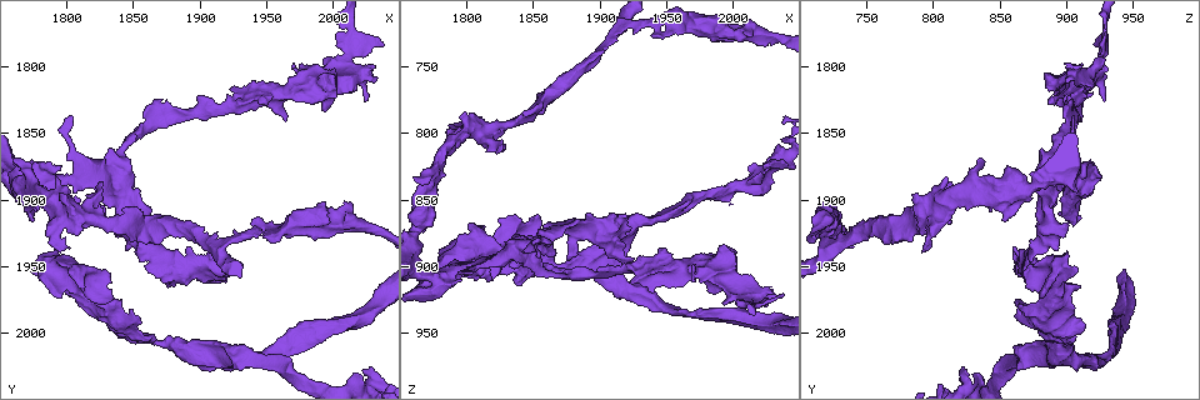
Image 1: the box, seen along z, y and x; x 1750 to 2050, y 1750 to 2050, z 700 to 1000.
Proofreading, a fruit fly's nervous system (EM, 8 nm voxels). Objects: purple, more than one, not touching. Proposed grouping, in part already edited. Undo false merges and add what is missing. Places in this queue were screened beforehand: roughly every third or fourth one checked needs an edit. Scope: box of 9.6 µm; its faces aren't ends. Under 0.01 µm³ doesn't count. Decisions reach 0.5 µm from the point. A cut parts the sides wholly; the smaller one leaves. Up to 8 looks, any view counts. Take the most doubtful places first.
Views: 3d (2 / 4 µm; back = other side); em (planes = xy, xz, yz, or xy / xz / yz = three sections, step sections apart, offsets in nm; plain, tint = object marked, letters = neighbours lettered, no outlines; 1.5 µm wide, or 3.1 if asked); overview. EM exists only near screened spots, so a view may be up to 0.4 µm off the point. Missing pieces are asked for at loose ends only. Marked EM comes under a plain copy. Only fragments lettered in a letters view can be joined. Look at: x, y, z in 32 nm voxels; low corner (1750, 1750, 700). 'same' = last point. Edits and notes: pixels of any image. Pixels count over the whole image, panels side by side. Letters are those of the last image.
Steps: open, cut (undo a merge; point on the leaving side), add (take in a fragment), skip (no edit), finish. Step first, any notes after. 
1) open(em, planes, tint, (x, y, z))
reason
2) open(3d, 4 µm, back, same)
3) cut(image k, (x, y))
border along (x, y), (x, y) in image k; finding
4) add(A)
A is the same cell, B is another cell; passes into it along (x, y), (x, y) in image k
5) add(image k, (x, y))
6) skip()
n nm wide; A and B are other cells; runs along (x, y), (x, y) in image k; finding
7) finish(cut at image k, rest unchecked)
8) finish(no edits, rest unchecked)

open(3d, 4 µm, (1780, 1948, 898))
thick turns thin

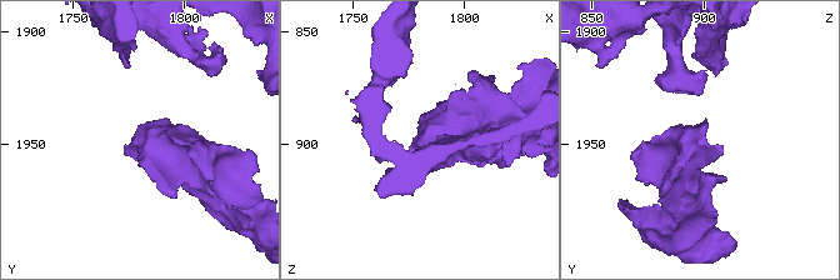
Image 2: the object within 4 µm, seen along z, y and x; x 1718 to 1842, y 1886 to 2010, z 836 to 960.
open(em, xy, step 4, tint, (1783, 1951, 897))
shape alone is not enough

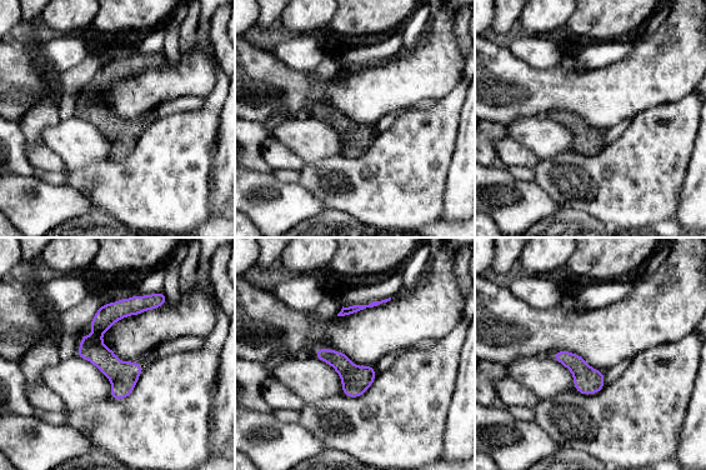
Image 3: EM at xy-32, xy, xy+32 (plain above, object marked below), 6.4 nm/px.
open(em, xy, step 4, letters, same)
what lies round it

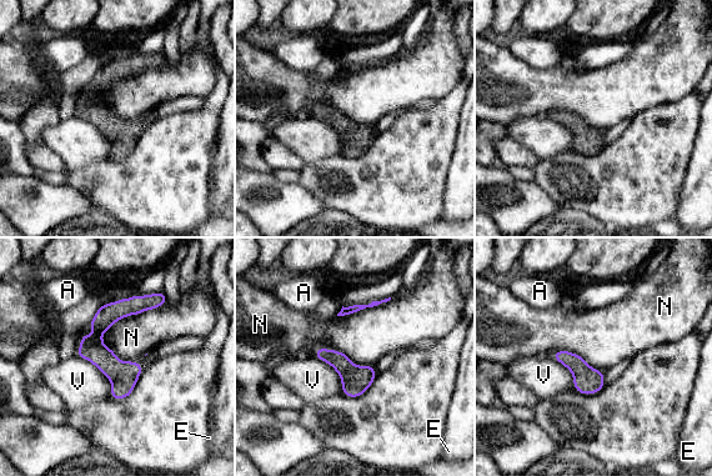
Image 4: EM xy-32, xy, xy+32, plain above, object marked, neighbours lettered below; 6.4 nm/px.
skip()
A, E, N and V are other cells; continuous, no second cell

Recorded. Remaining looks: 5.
open(3d, 2 µm, (1834, 1918, 898))
branch stops here

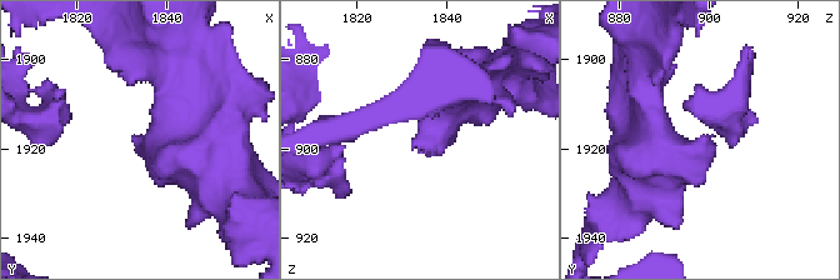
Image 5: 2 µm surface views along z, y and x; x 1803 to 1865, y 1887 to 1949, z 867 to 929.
open(em, xz, step 8, tint, (1832, 1918, 899))
need the tissue

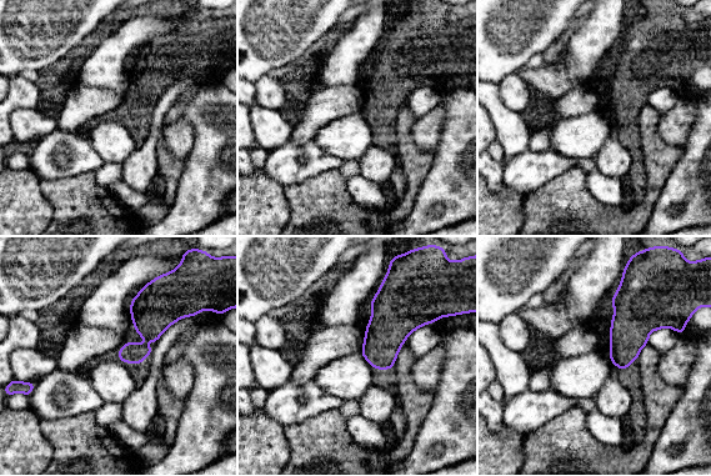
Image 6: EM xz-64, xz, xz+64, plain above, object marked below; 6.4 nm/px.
open(em, planes, letters, same)

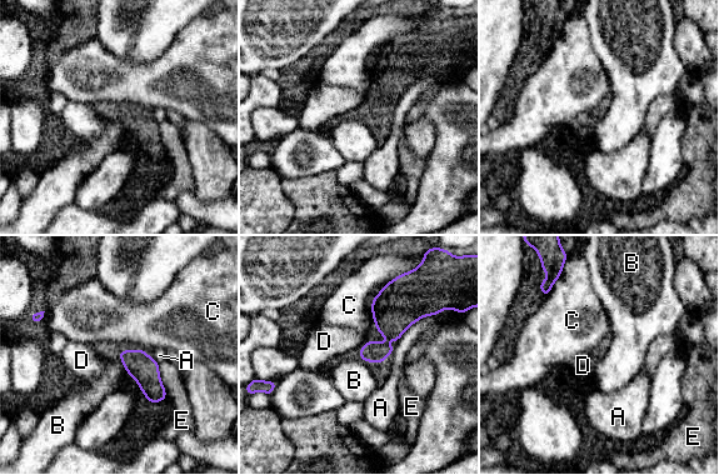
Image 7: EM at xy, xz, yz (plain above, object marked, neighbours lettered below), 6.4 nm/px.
skip()
A, B, C, D and E are other cells; border along (121, 364), (128, 373) in image 7; none of them fits

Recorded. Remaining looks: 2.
open(em, planes, letters, (1920, 1830, 902))
thick turns thin

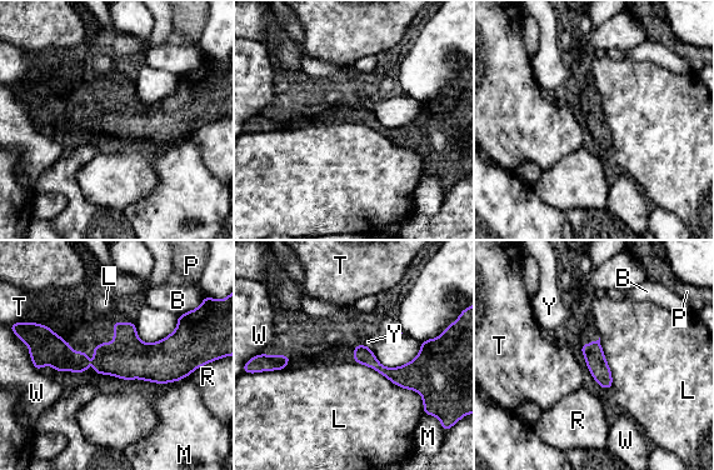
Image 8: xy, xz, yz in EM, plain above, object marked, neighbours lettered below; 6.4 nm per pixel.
skip()
B, L, M, P, R, T, W and Y are other cells; border along (354, 361), (415, 390), (424, 408) in image 8; one cell here

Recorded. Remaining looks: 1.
finish(no edits, rest unchecked)

